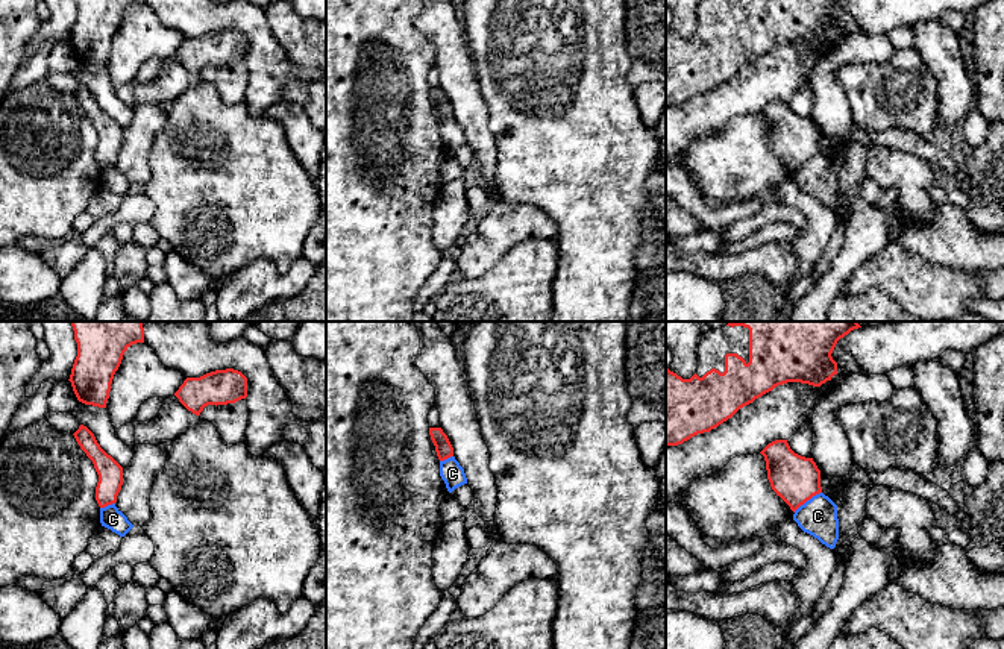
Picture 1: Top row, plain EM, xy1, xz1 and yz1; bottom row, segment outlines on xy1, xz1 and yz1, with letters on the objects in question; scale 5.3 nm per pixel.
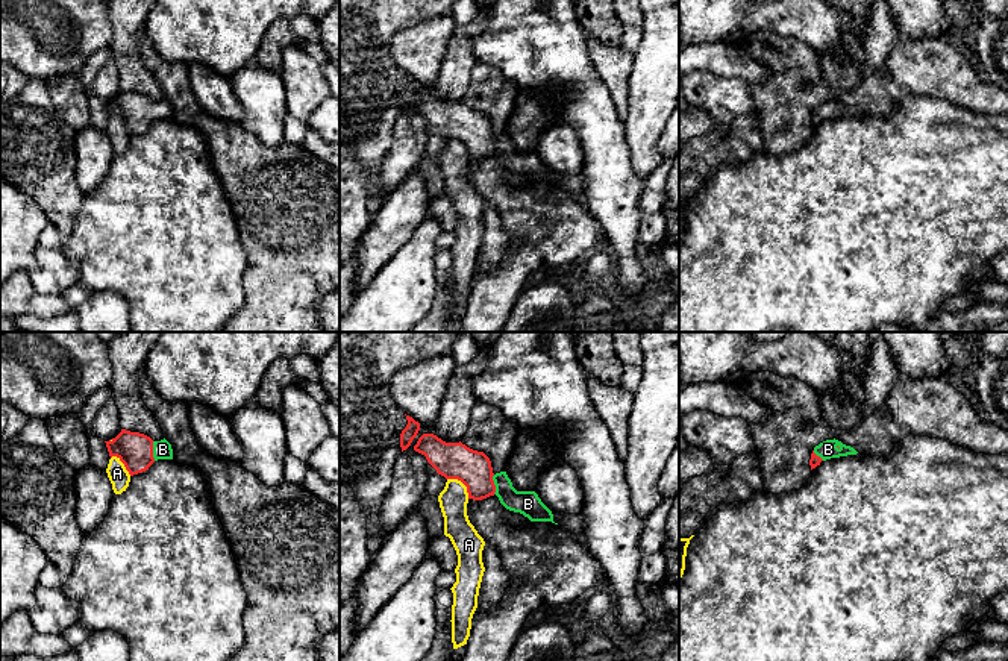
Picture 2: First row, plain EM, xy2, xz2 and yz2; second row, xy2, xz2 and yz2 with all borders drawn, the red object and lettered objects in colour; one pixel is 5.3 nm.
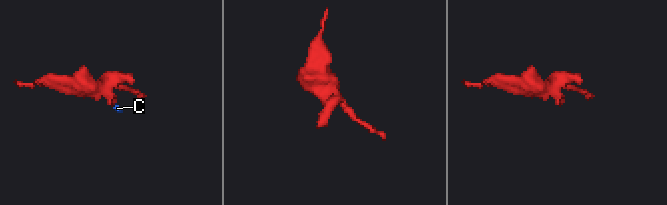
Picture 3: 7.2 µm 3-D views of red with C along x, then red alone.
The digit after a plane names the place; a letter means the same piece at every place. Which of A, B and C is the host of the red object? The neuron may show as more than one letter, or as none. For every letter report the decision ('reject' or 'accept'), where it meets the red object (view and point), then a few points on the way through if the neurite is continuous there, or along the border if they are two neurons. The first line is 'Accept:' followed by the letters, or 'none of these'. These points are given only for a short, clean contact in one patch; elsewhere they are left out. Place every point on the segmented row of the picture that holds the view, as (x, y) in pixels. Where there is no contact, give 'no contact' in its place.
Accept: B
A: reject; meets red in xz2 at (463, 482); border along xz2 (447, 478), (457, 478), (466, 487), (469, 498)
B: accept; meets red in xy2 at (152, 451); runs through xy2 (135, 451), (152, 451), (162, 449)
C: reject; meets red in yz1 at (807, 499); border along yz1 (821, 492), (793, 511)

